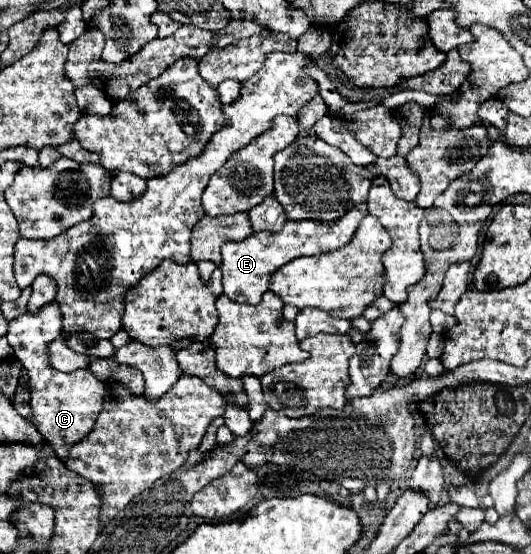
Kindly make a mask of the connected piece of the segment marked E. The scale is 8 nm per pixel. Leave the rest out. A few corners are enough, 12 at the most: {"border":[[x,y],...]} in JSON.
{"border":[[367,205],[337,223],[287,221],[223,245],[225,295],[257,305],[273,271],[353,239]]}

